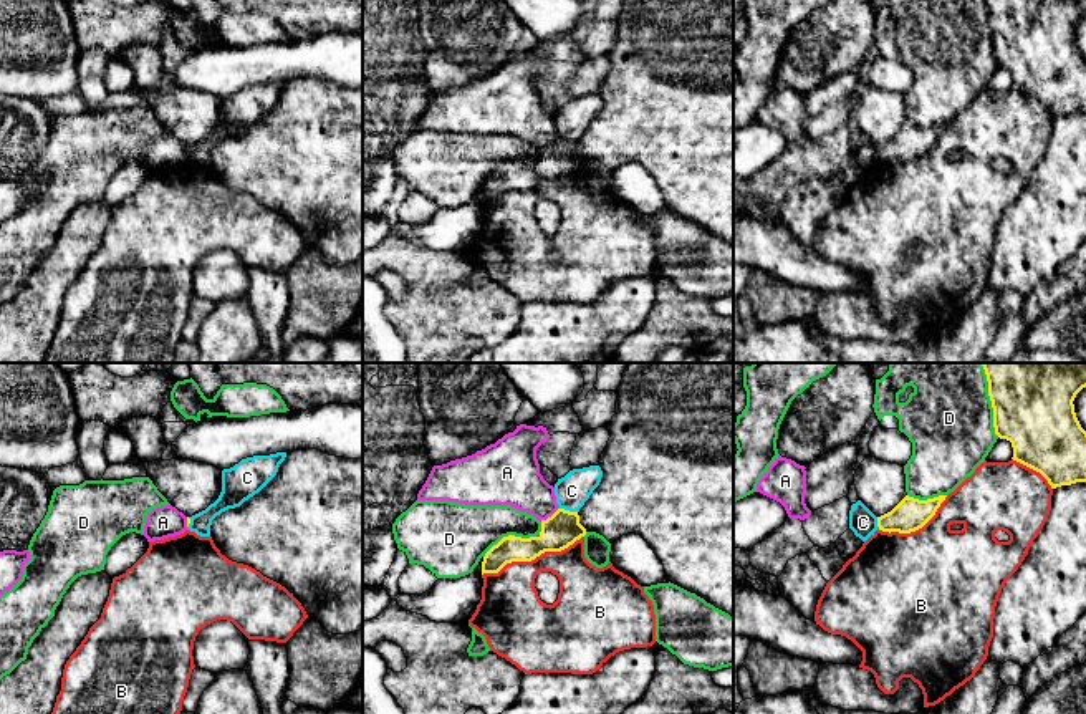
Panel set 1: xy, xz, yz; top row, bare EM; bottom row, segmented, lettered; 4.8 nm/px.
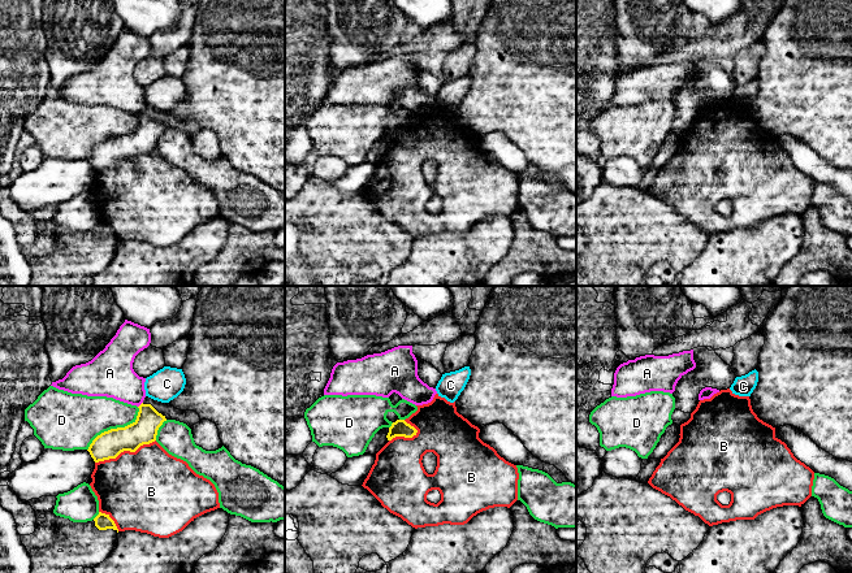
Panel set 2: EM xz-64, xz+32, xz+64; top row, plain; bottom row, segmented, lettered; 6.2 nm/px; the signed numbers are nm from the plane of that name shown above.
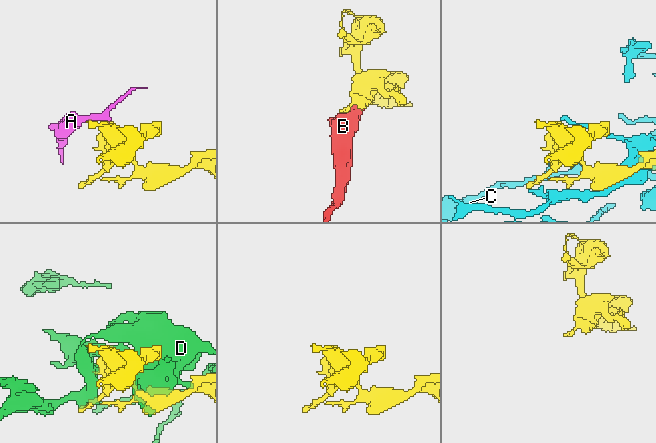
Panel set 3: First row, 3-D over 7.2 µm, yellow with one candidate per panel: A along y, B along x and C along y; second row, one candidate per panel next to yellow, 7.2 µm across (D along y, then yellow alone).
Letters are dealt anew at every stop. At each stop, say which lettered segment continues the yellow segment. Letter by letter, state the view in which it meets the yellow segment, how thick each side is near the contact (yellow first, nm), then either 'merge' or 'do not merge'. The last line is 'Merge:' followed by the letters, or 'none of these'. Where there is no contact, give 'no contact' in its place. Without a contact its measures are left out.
A: contact in xz; calibres 170 and 260 nm; do not merge
B: contact in xz; calibres 170 and 280 nm; do not merge
C: contact in xz; calibres 170 and 160 nm; do not merge
D: contact in yz; calibres 380 and 440 nm; do not merge
Merge: none of these

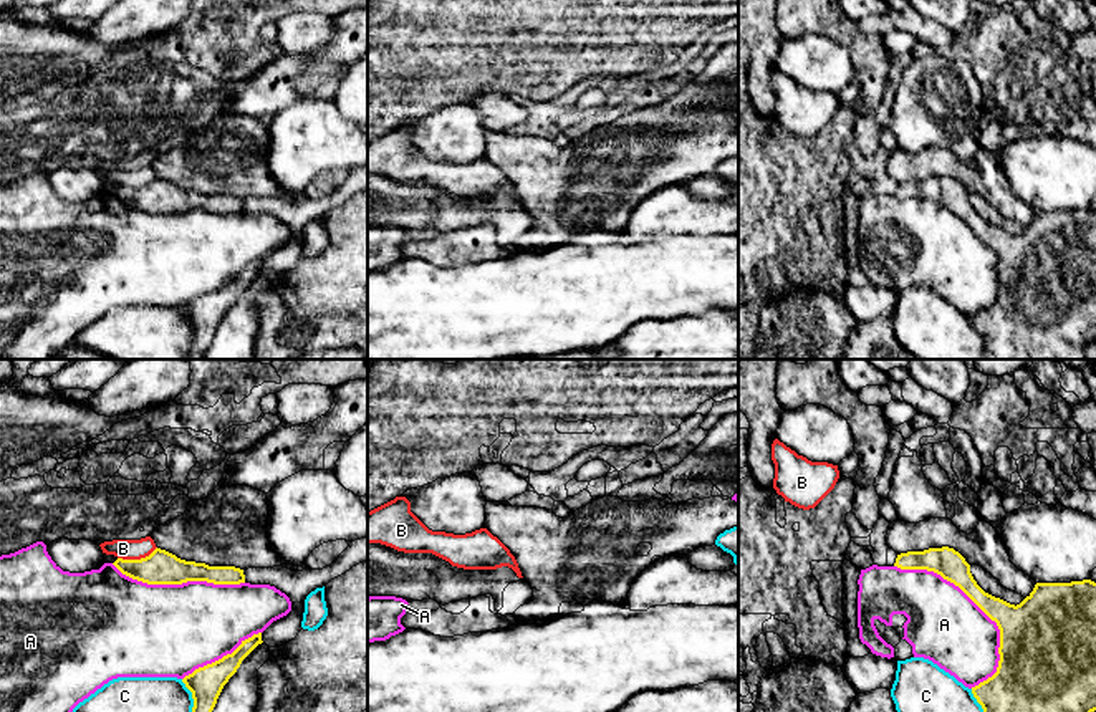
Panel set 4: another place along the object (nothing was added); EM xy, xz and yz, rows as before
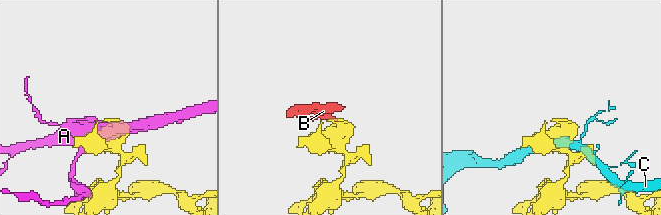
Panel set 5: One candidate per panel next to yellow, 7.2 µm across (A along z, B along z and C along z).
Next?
A: contact in yz; calibres 180 and 360 nm; do not merge
B: contact in xy; calibres 160 and 100 nm; do not merge
C: contact in xy; calibres 160 and 380 nm; do not merge
Merge: none of these

